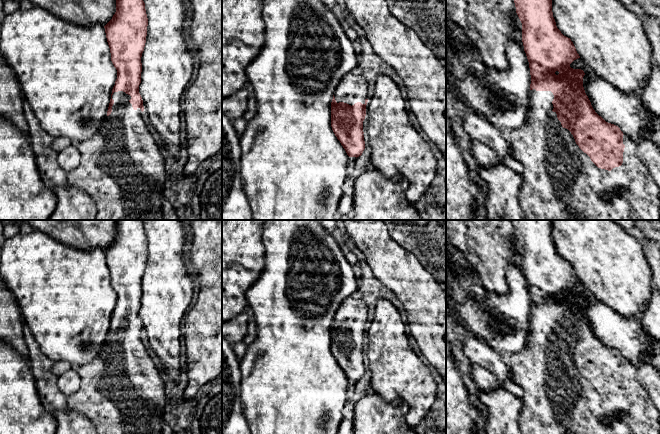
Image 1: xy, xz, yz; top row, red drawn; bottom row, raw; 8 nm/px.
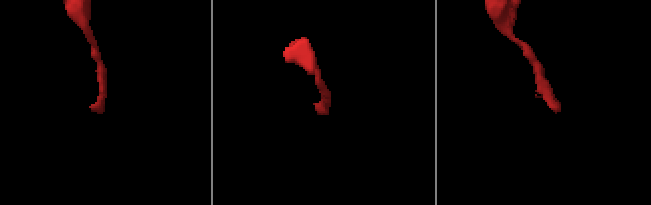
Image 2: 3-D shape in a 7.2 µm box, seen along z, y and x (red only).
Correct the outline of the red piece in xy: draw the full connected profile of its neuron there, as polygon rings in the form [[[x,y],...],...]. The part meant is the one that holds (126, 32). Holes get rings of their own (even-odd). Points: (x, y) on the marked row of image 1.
[[[116,0],[116,12],[104,26],[117,79],[112,89],[107,117],[99,132],[76,144],[81,161],[72,171],[67,172],[68,185],[83,190],[95,202],[95,220],[164,220],[162,200],[166,184],[165,163],[154,136],[142,118],[144,106],[139,93],[141,57],[146,43],[147,26],[148,18],[143,0]]]

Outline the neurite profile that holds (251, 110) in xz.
[[[250,92],[247,100],[247,109],[244,112],[242,117],[247,121],[250,121],[251,119],[254,118],[254,116],[256,115],[256,112],[257,112],[256,97],[252,92]]]

